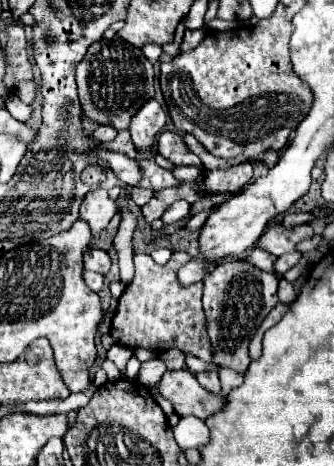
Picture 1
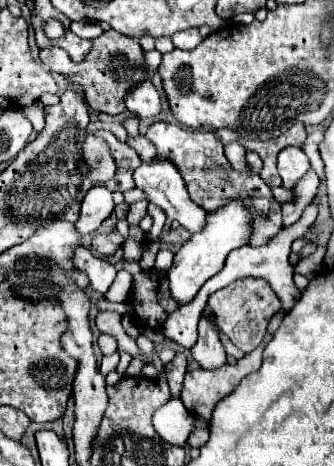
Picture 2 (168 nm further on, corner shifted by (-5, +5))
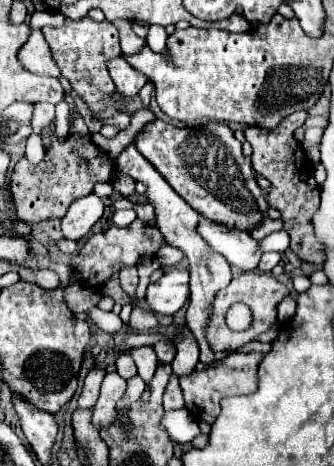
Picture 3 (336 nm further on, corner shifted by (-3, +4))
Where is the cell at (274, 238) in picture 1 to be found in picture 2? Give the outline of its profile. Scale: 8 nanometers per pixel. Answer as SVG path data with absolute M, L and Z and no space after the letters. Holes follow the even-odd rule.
M157 121L149 127L145 137L157 147L157 161L171 161L183 179L187 181L187 189L193 197L193 201L201 203L205 211L217 211L219 207L239 201L245 203L251 209L261 209L261 213L255 213L251 219L251 233L249 233L249 245L263 245L273 235L281 231L281 203L277 203L271 195L271 189L263 183L263 179L247 167L245 171L235 171L231 163L227 161L223 153L223 143L217 139L213 131L187 131L179 125L171 125L165 121Z

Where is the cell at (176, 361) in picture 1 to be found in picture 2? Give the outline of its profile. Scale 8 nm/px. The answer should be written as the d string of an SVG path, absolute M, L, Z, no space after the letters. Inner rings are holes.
M179 351L171 363L165 365L165 375L171 387L171 397L179 397L183 389L183 375L185 375L185 355Z

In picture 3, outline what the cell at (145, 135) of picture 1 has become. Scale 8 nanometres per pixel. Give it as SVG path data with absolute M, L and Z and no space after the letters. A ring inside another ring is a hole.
M123 58L111 60L107 68L109 68L109 74L117 86L117 94L123 98L137 96L141 86L147 82L147 76L141 72L135 72L135 68Z

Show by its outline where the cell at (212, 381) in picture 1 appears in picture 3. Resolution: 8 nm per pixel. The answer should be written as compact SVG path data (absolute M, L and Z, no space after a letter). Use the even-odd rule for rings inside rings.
M131 144L129 148L125 148L117 158L115 158L115 166L121 168L123 174L133 176L133 180L141 180L147 184L147 196L155 208L157 214L157 228L161 230L161 234L165 236L165 240L179 248L181 252L185 252L187 260L189 260L189 268L191 272L191 298L189 298L189 308L187 308L187 326L193 330L199 348L201 348L201 362L203 364L213 364L215 362L215 352L209 348L207 342L207 324L209 324L209 316L211 316L211 304L213 304L213 296L215 292L219 292L221 288L225 288L231 280L231 268L229 262L221 256L221 254L213 254L211 248L207 246L207 242L195 232L195 226L201 218L201 214L197 210L193 210L165 180L163 176L137 152L137 148Z

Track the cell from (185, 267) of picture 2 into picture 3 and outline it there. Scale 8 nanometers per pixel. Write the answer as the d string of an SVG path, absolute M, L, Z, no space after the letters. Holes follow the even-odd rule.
M175 268L165 272L155 284L149 284L145 294L149 308L173 316L189 300L189 268Z

